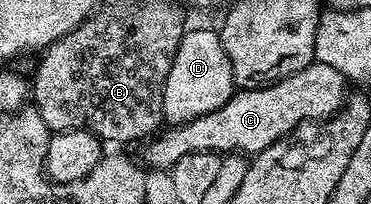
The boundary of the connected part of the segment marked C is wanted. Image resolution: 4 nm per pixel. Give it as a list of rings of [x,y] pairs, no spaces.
[[[314,60],[298,73],[289,74],[274,83],[265,84],[263,87],[242,88],[236,90],[234,95],[211,113],[196,118],[195,121],[174,124],[158,132],[145,149],[146,161],[155,167],[172,168],[180,157],[185,157],[191,152],[211,151],[214,153],[240,153],[254,155],[272,145],[275,141],[285,138],[300,123],[320,121],[337,114],[347,98],[347,80],[341,71],[332,69],[331,65]]]

